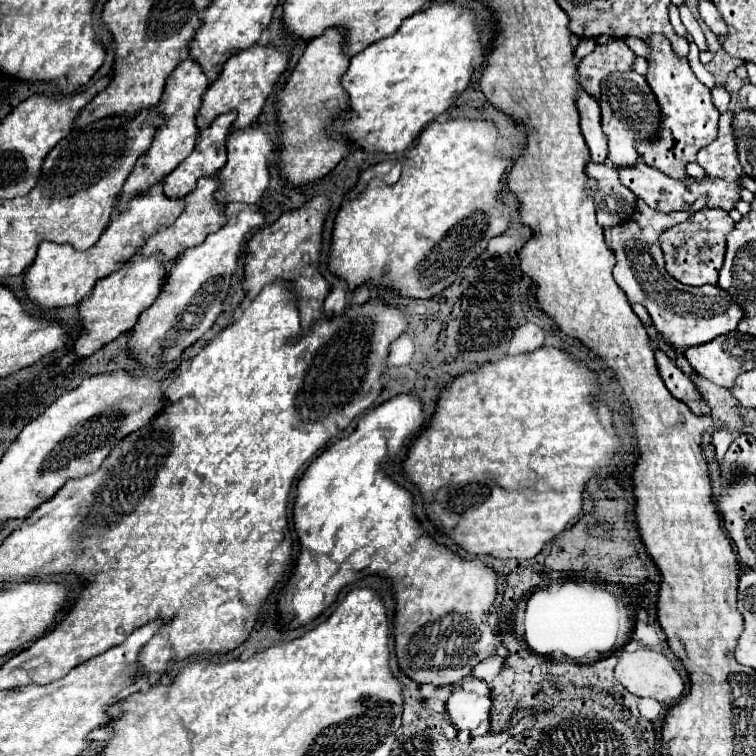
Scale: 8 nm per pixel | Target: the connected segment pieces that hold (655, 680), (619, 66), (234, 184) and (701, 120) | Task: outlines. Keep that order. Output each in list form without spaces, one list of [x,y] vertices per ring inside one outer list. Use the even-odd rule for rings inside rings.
[[[640,648],[636,652],[620,652],[620,660],[614,670],[614,676],[630,694],[640,698],[654,698],[660,704],[676,702],[684,692],[684,682],[680,674],[674,670],[674,666],[670,664],[670,660],[664,654],[654,650]]]
[[[610,38],[578,62],[578,82],[588,94],[598,98],[602,78],[614,70],[632,70],[632,60],[634,52],[624,44],[624,40]]]
[[[258,124],[246,126],[242,130],[232,130],[226,142],[228,150],[228,162],[218,172],[218,190],[214,192],[214,200],[218,204],[230,204],[230,202],[244,202],[244,204],[256,204],[260,196],[264,194],[268,186],[268,160],[274,156],[276,148],[268,136],[266,130],[260,130]]]
[[[652,34],[646,40],[650,54],[646,58],[646,82],[652,88],[658,106],[660,106],[660,126],[658,132],[648,138],[636,138],[636,150],[644,164],[656,168],[672,178],[686,178],[686,164],[696,162],[696,154],[708,146],[718,136],[718,116],[720,112],[714,108],[710,90],[694,76],[686,58],[678,58],[662,34]]]

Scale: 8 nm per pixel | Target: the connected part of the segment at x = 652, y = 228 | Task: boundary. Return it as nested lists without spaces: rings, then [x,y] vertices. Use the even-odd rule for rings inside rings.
[[[642,198],[636,200],[636,210],[628,222],[604,230],[606,244],[616,256],[614,280],[626,292],[630,304],[642,304],[652,316],[652,326],[658,330],[672,350],[686,350],[690,346],[700,346],[716,336],[736,330],[738,322],[744,318],[744,310],[738,302],[720,286],[684,286],[678,284],[664,268],[664,256],[660,248],[660,234],[670,226],[676,226],[688,220],[694,212],[706,206],[706,198],[700,198],[692,204],[690,210],[682,212],[660,212],[650,208]]]

